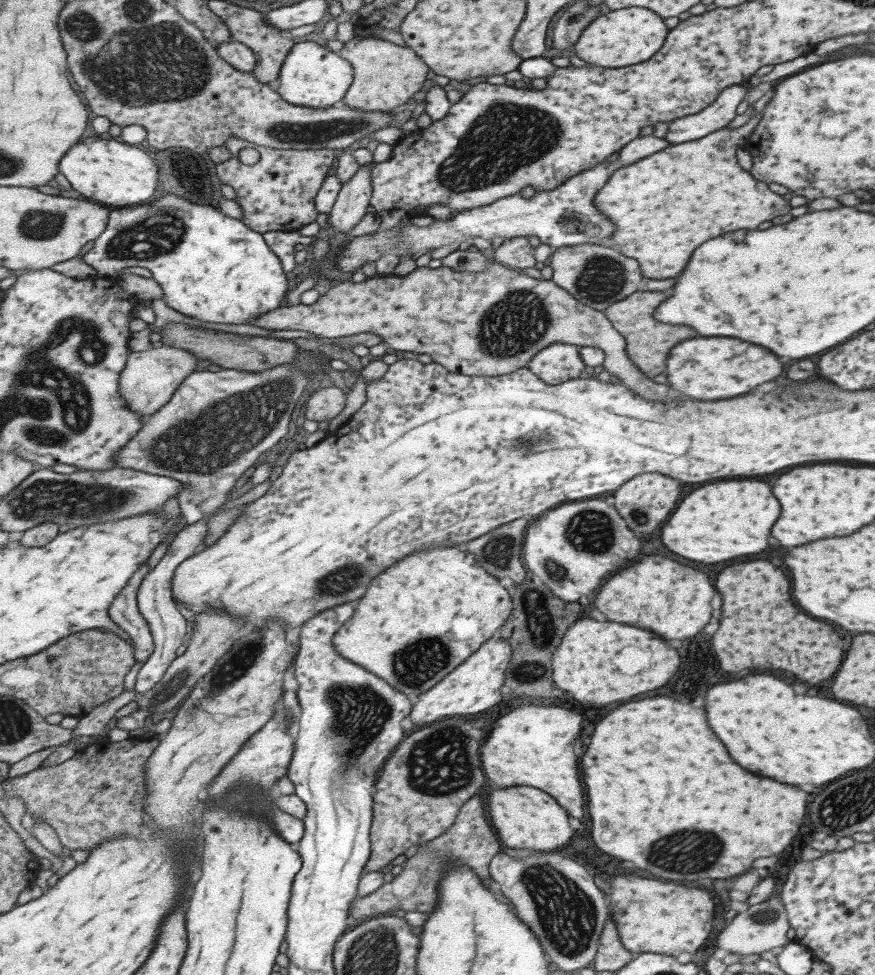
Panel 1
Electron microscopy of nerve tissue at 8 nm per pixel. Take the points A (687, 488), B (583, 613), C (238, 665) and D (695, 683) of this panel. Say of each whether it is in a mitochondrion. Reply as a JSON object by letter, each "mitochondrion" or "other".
{"A":"other","B":"other","C":"mitochondrion","D":"other"}

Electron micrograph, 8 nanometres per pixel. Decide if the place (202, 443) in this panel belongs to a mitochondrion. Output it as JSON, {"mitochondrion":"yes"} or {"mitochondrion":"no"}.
{"mitochondrion":"yes"}

